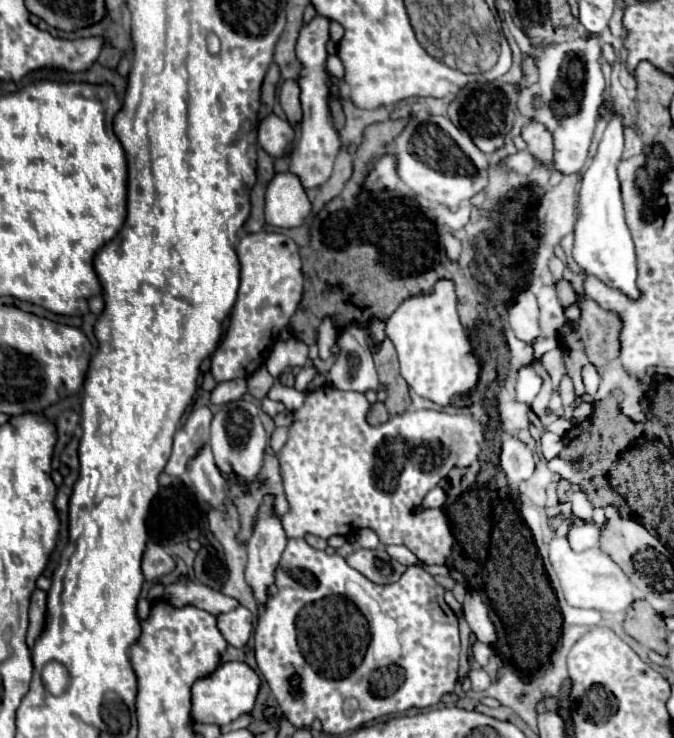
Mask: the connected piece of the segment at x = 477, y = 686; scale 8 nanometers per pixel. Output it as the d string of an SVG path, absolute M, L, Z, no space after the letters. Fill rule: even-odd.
M471 668L469 672L469 678L471 678L471 684L473 684L473 690L475 692L483 692L491 686L491 678L487 672L483 672L481 668Z

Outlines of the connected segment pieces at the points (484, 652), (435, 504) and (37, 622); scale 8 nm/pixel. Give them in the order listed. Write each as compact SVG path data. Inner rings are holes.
M475 642L475 644L473 644L473 658L477 660L477 664L485 666L487 660L491 658L491 650L489 650L489 646L485 646L485 644L481 644L481 642Z
M433 488L425 500L423 500L423 508L429 510L429 508L441 508L445 504L445 492L441 488Z
M37 590L31 596L31 608L29 608L29 632L27 632L29 648L33 648L35 640L41 636L45 626L47 626L47 592Z

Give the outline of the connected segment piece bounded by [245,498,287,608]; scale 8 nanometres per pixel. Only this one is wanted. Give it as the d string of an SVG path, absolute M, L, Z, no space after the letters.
M265 498L265 506L255 526L253 538L247 544L249 560L247 560L245 580L259 608L265 608L269 600L267 590L271 584L275 584L275 572L277 572L281 554L287 546L287 538L279 524L279 518L273 516L269 510L271 510L271 498Z

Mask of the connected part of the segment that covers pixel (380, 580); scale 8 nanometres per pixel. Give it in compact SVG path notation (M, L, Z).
M383 546L375 550L357 550L349 554L347 564L355 570L359 570L365 578L369 578L375 584L391 584L397 582L405 566L401 566L397 560L393 560Z

